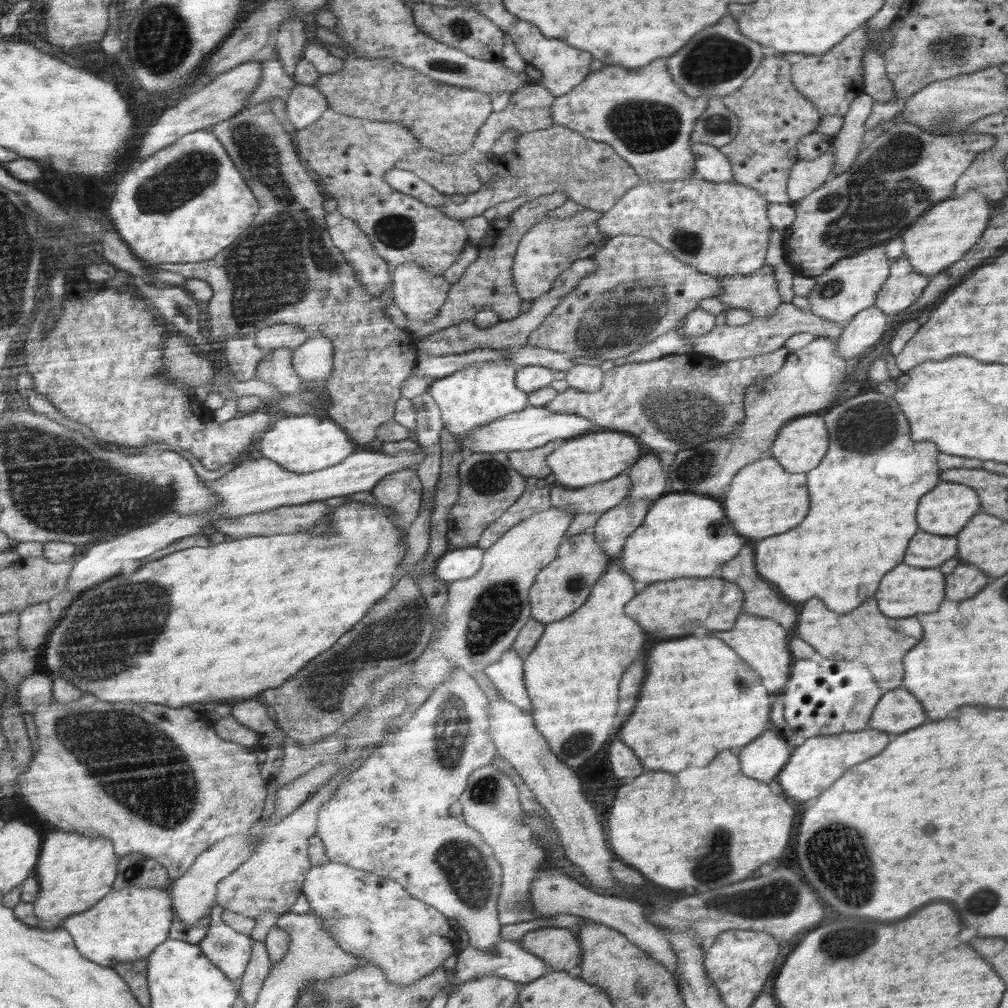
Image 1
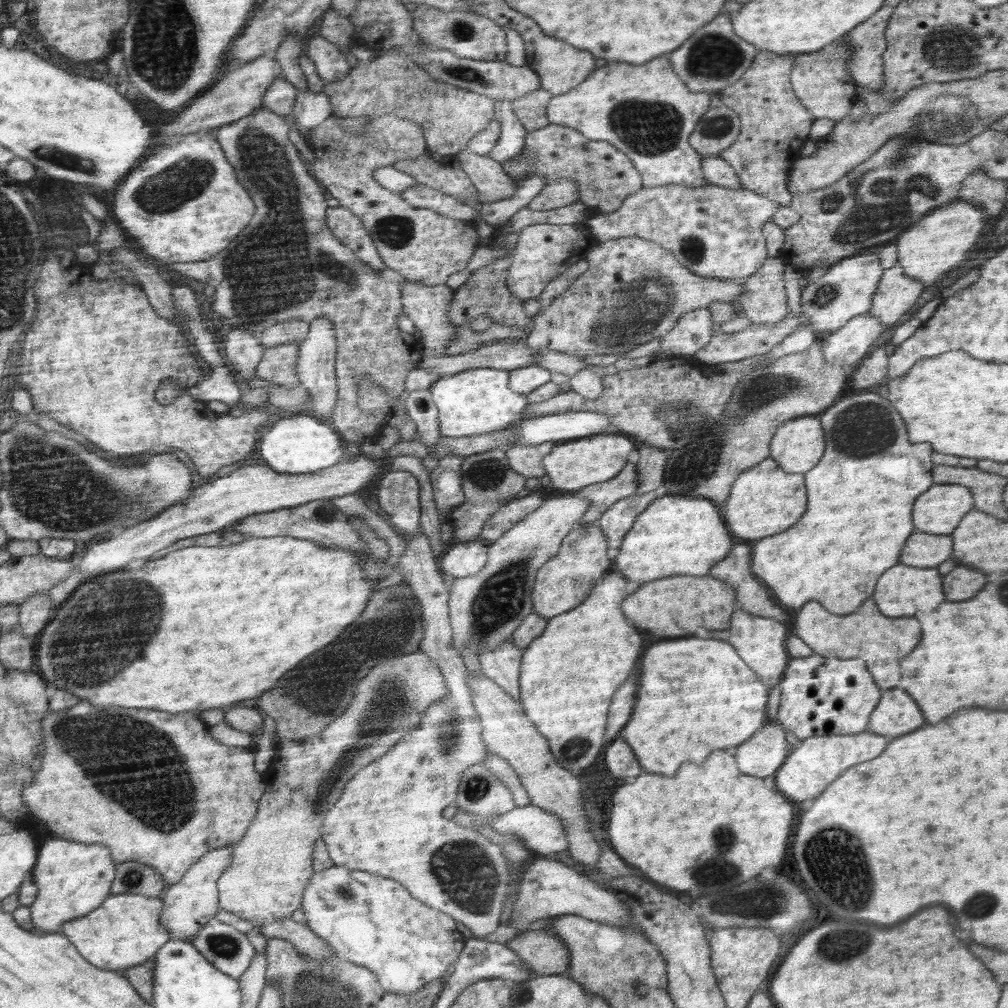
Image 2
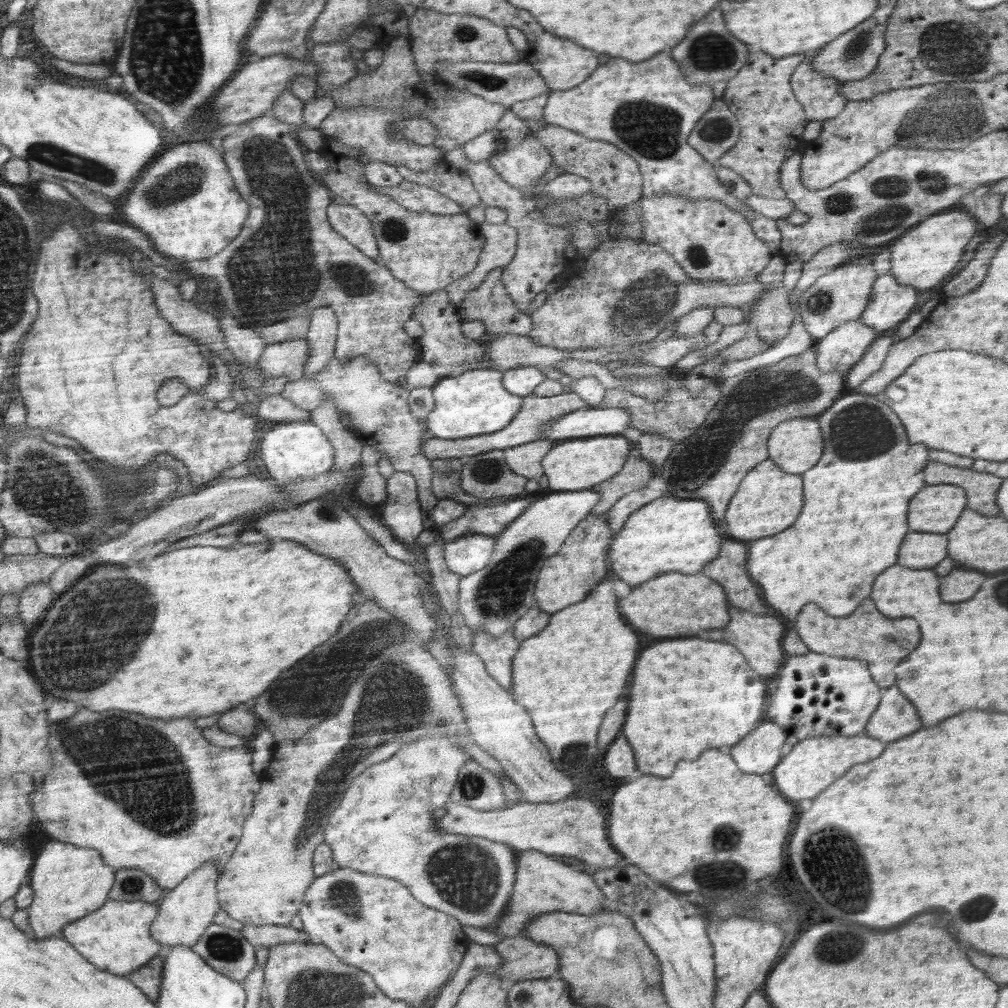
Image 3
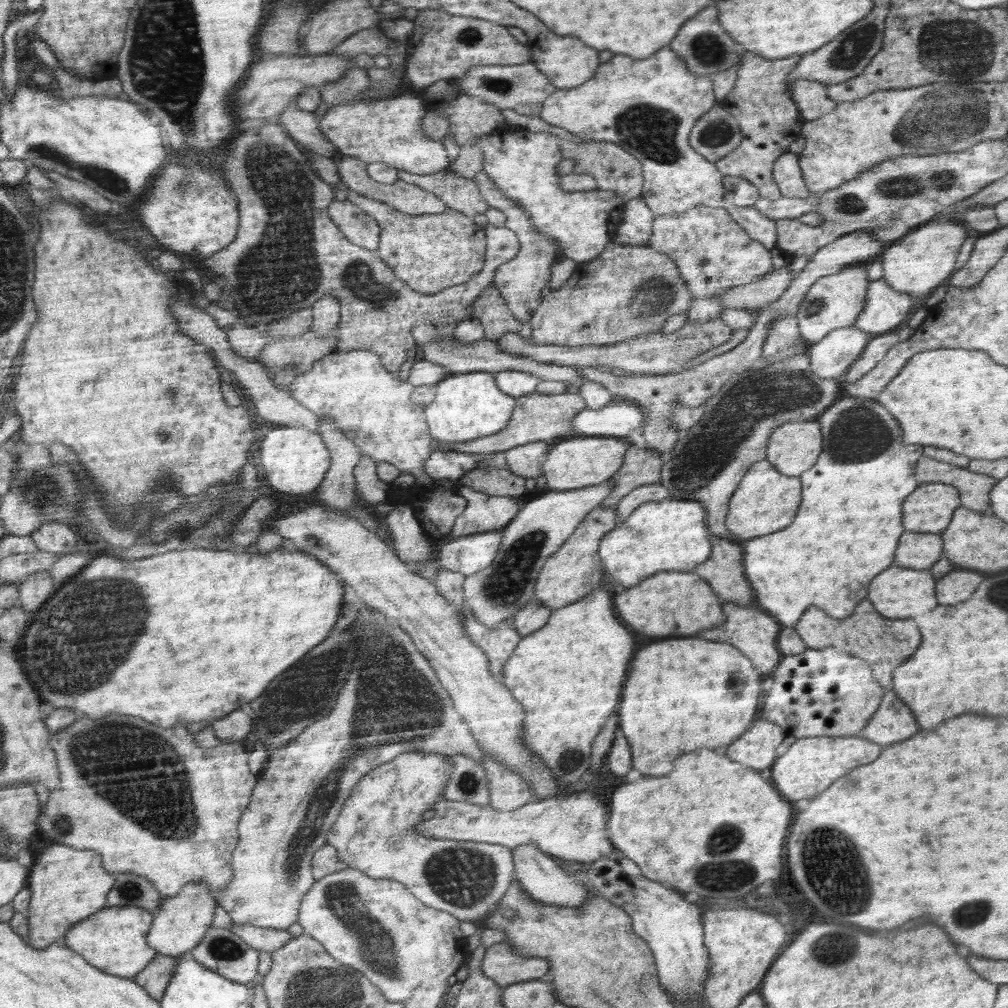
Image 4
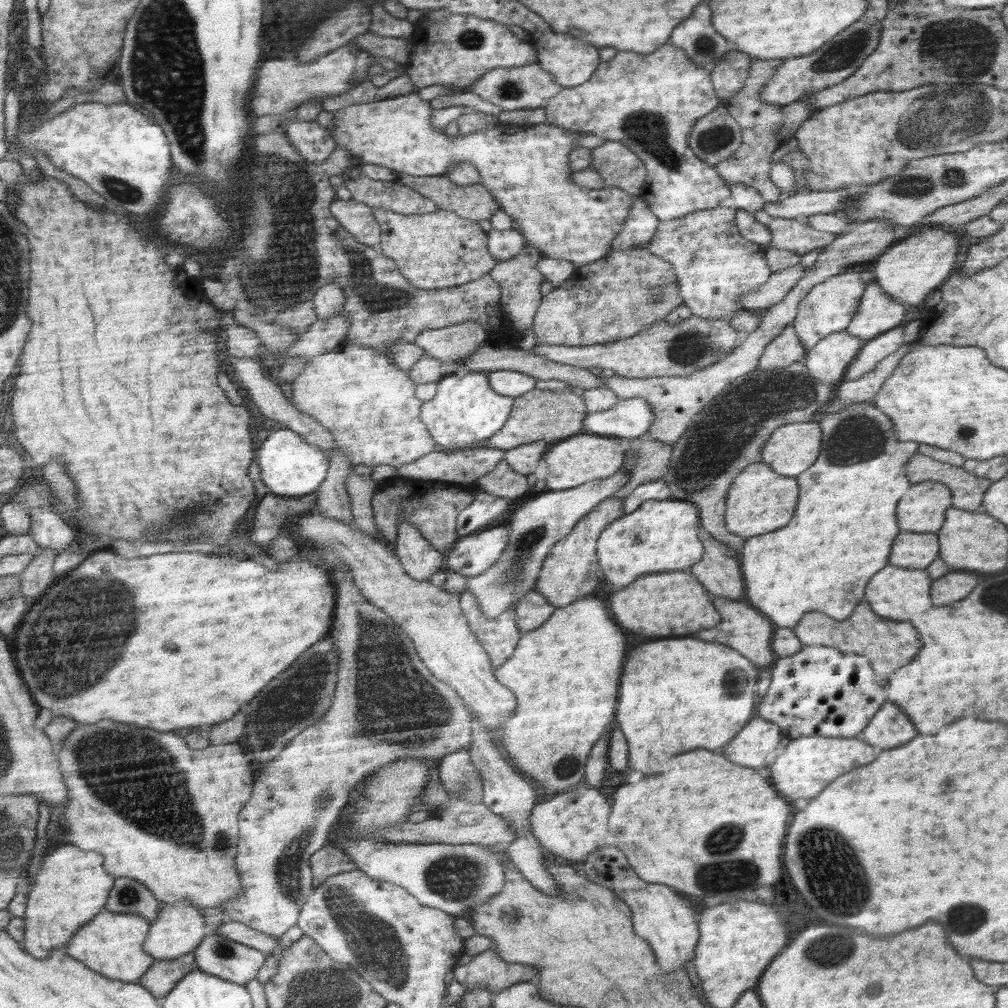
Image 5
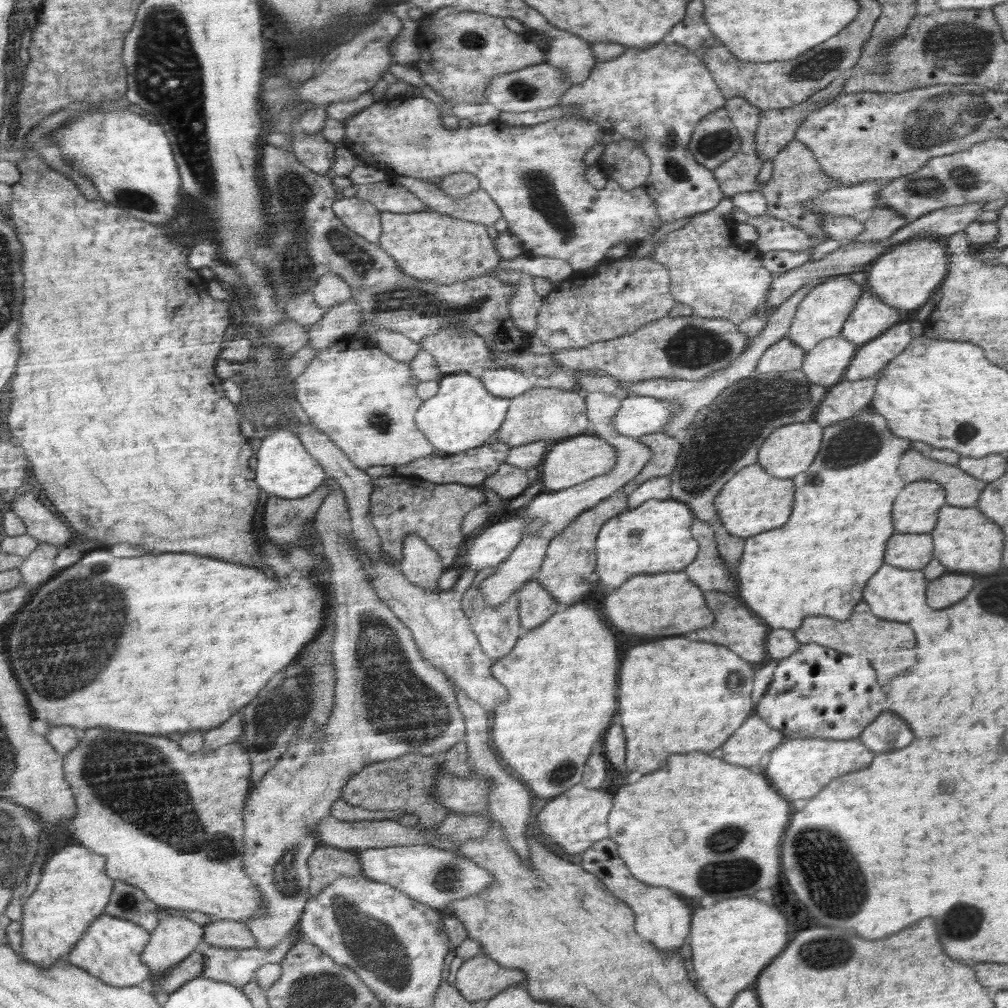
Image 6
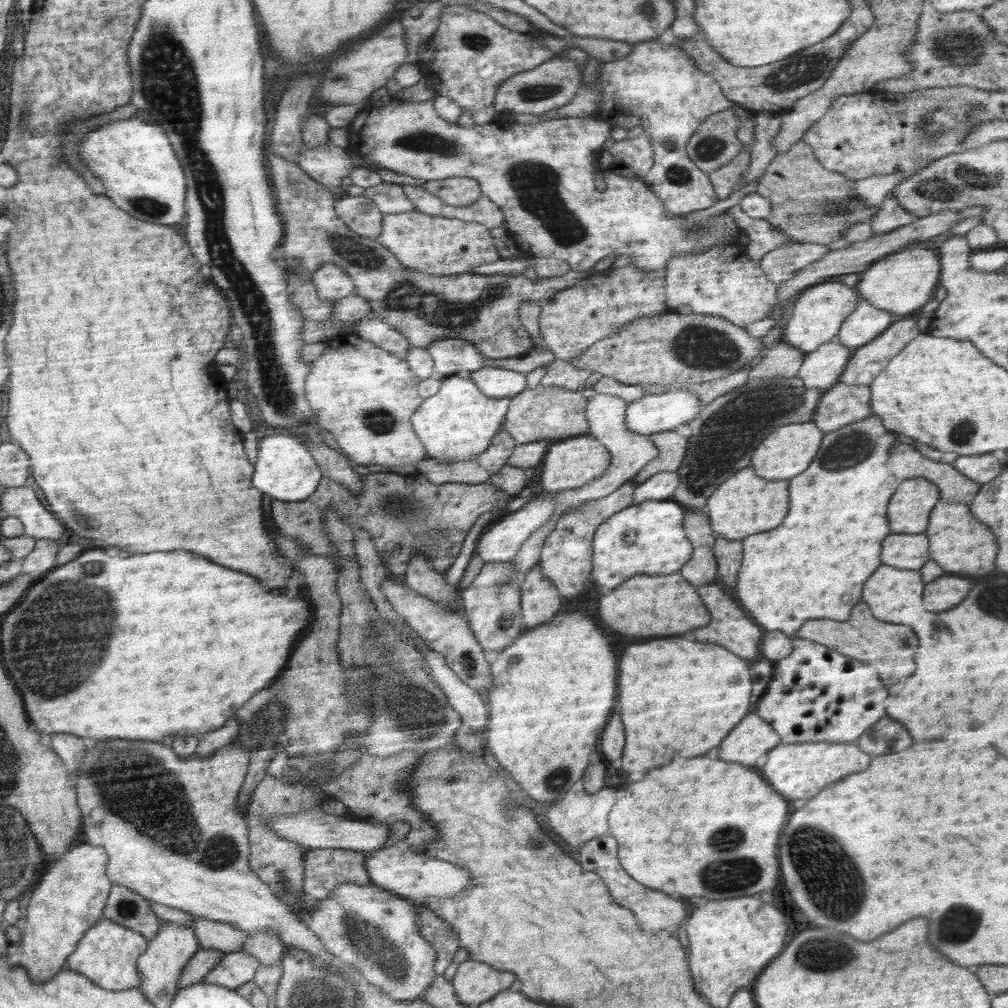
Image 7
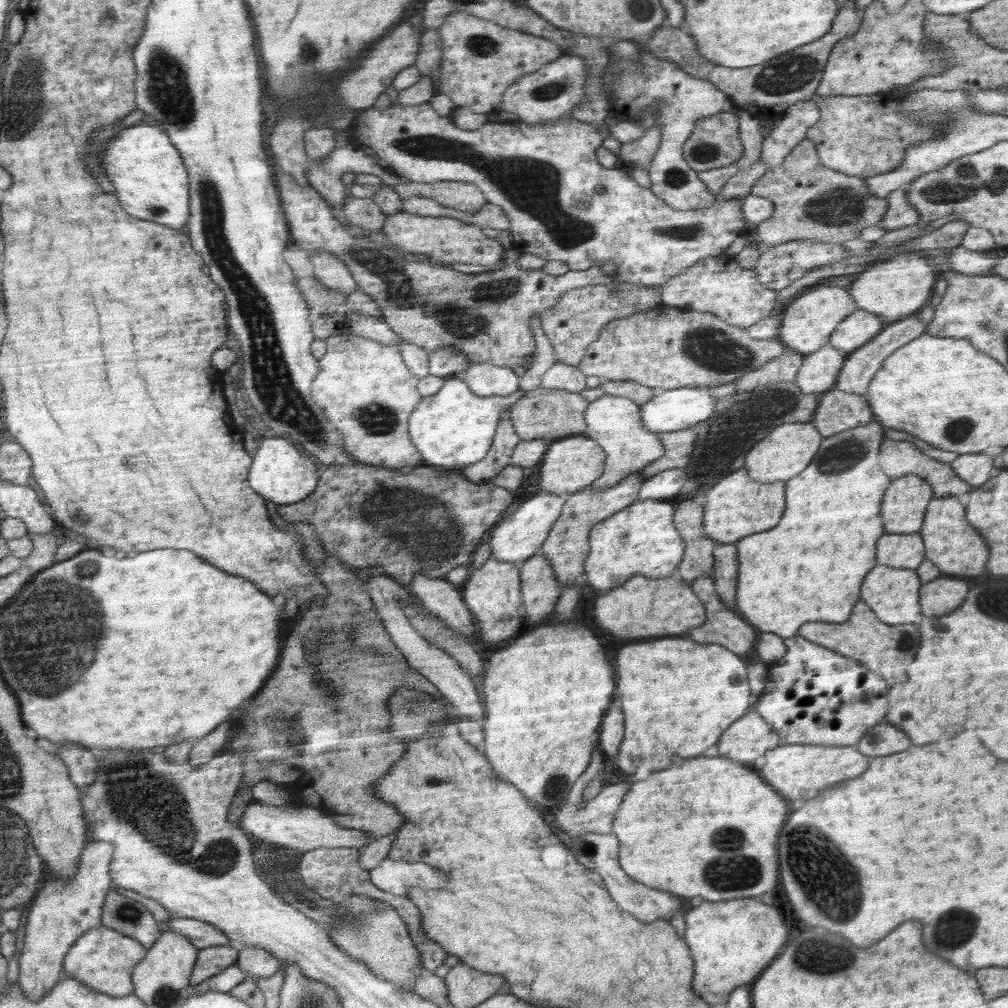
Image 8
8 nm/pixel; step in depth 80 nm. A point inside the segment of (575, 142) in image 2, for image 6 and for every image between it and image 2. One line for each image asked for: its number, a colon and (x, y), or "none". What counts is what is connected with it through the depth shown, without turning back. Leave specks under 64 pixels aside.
3: (613, 174)
4: (615, 169)
5: (620, 167)
6: (625, 161)

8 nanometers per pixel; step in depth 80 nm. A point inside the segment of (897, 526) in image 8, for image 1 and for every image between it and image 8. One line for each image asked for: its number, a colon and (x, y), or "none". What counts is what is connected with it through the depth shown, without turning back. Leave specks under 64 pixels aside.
1: (946, 510)
2: (938, 512)
3: (935, 509)
4: (929, 509)
5: (921, 509)
6: (915, 511)
7: (908, 511)

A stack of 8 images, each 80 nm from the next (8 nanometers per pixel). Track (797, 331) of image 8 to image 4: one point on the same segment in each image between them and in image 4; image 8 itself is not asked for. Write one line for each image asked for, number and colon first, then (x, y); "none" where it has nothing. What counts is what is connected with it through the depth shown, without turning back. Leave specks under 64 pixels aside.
4: (834, 301)
5: (829, 307)
6: (822, 313)
7: (818, 313)

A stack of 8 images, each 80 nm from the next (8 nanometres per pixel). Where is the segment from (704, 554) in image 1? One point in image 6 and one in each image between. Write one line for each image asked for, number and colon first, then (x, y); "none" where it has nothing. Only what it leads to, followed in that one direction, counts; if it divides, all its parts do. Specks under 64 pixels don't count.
2: (675, 534)
3: (669, 534)
4: (670, 534)
5: (661, 535)
6: (657, 536)

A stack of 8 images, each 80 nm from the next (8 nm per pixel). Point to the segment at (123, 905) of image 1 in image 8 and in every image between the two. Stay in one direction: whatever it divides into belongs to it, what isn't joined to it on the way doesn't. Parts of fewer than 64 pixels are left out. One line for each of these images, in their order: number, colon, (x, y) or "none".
2: (126, 930)
3: (117, 938)
4: (115, 939)
5: (113, 944)
6: (112, 949)
7: (108, 955)
8: (105, 960)

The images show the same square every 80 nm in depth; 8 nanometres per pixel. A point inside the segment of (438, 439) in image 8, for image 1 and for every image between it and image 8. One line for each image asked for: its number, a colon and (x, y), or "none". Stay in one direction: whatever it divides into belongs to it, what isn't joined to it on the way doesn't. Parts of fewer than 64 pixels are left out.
1: (476, 396)
2: (480, 400)
3: (474, 403)
4: (468, 406)
5: (465, 410)
6: (462, 415)
7: (457, 423)

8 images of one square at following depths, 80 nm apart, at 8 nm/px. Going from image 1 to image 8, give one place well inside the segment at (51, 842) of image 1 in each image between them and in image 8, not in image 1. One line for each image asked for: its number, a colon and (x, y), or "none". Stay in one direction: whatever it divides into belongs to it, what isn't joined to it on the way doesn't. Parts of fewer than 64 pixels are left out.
2: (73, 879)
3: (69, 882)
4: (68, 885)
5: (72, 887)
6: (74, 890)
7: (69, 901)
8: (61, 914)

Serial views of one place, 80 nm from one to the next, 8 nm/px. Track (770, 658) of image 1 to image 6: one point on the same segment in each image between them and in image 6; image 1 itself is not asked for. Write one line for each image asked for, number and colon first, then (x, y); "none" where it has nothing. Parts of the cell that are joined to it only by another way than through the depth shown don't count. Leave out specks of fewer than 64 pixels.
2: (760, 641)
3: (758, 637)
4: (754, 632)
5: (744, 628)
6: (740, 629)

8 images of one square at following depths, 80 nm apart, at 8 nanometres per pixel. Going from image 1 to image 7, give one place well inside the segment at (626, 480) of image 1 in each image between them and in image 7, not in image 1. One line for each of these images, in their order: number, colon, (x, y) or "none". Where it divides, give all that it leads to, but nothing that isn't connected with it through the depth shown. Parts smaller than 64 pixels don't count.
2: (601, 496)
3: (636, 473)
4: (642, 467)
5: (648, 460)
6: (665, 449)
7: (672, 446)

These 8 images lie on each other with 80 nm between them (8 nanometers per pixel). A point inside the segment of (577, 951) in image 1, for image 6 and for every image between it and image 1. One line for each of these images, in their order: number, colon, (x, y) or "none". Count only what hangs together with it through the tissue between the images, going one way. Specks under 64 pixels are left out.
2: (546, 954)
3: (523, 959)
4: (505, 966)
5: (487, 968)
6: (479, 979)

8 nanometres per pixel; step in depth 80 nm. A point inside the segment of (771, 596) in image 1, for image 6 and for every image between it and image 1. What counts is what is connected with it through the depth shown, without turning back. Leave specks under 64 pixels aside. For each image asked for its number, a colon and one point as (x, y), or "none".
2: (735, 569)
3: (728, 570)
4: (724, 571)
5: (719, 571)
6: (708, 570)

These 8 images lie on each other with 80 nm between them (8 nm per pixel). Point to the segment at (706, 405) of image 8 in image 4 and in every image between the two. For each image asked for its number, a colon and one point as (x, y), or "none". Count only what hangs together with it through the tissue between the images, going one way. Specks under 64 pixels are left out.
4: (618, 419)
5: (631, 418)
6: (639, 415)
7: (652, 414)

